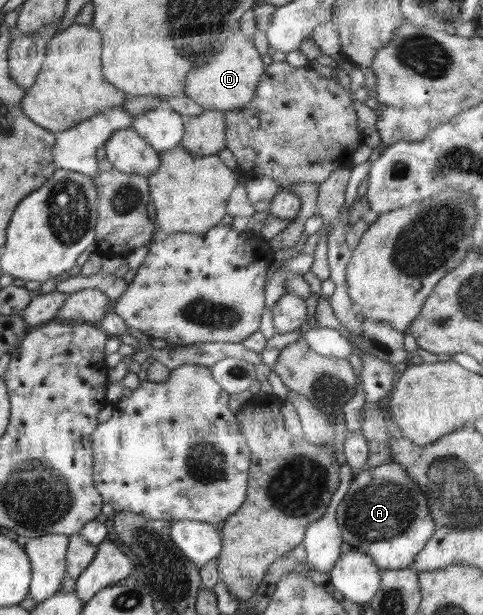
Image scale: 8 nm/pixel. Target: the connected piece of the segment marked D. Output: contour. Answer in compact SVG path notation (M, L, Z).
M239 28L227 37L223 50L213 54L213 58L203 68L195 67L186 74L182 94L191 97L191 100L209 110L225 112L232 108L244 107L255 96L265 67L252 40Z

